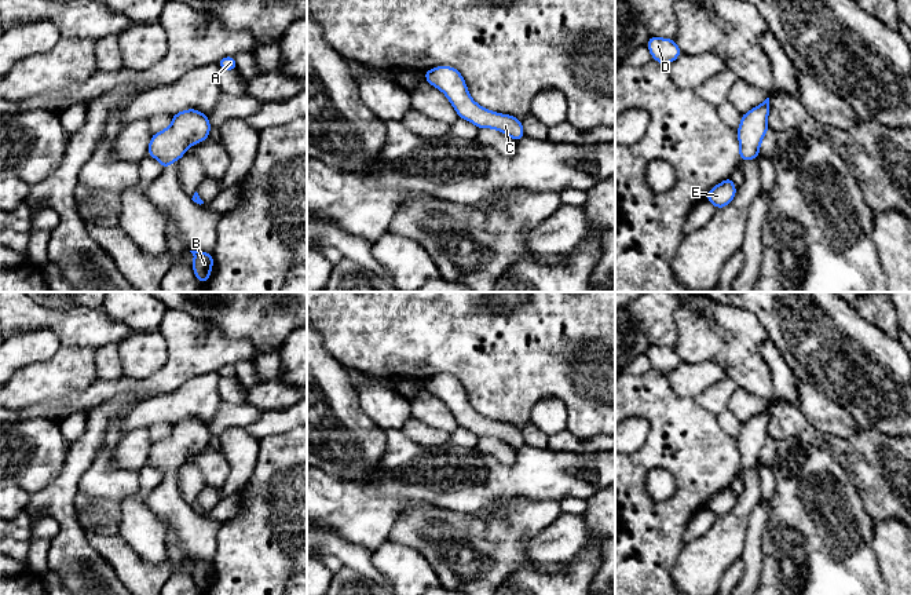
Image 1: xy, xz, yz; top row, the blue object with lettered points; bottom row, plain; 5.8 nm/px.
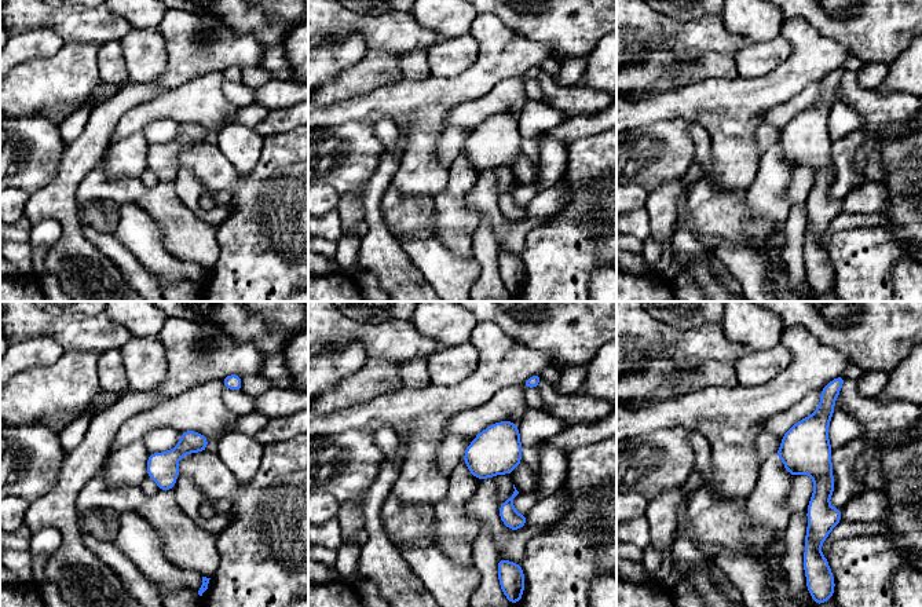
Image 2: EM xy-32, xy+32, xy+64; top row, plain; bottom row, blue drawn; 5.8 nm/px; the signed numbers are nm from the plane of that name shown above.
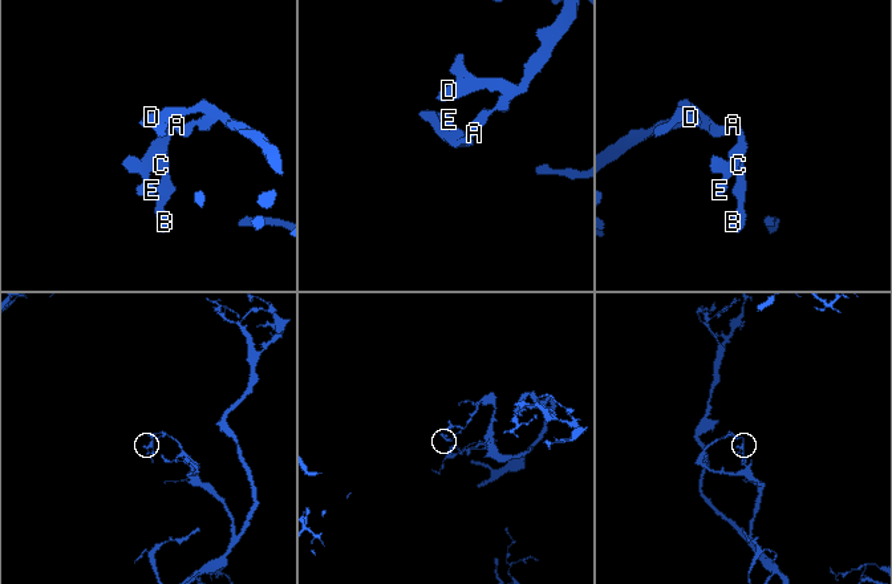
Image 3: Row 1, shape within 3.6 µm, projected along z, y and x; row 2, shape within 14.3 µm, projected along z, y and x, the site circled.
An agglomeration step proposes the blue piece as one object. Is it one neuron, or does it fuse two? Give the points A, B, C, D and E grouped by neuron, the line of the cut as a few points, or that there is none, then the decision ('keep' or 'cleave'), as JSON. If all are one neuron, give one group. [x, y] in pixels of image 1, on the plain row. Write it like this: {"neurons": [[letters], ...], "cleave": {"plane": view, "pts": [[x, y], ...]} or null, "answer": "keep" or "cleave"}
{"neurons": [["A", "B", "C", "D", "E"]], "cleave": null, "answer": "keep"}

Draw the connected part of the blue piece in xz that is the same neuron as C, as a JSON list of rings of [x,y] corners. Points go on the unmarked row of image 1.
[[[436,375],[425,380],[424,386],[447,405],[458,426],[473,431],[479,438],[493,437],[513,449],[524,445],[522,428],[511,423],[487,419],[476,412],[468,401],[464,386],[456,376]]]

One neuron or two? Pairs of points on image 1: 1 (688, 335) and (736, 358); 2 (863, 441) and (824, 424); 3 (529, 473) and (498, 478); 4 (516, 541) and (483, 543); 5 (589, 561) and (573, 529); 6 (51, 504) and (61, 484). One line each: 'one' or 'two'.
1: one
2: two
3: one
4: one
5: two
6: one

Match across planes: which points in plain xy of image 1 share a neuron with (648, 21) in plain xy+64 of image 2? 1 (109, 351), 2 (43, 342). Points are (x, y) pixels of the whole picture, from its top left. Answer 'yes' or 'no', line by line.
1: no
2: no

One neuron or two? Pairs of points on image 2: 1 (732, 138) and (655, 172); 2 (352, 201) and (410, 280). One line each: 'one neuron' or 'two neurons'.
1: two neurons
2: two neurons

